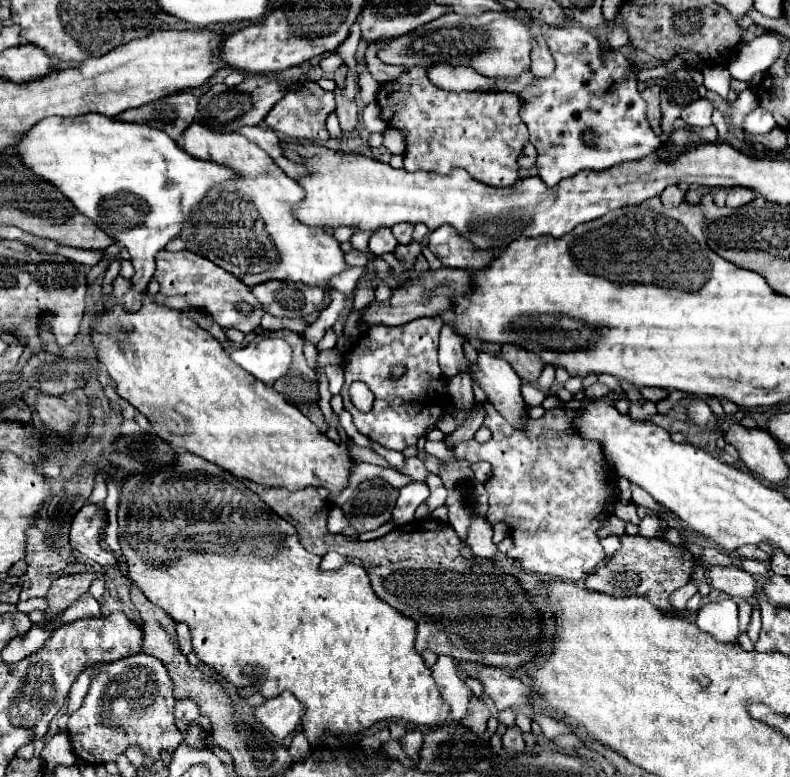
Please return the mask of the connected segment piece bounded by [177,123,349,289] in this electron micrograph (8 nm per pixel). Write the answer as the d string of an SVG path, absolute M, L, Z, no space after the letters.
M191 123L185 129L185 135L181 135L177 143L197 159L209 159L215 163L233 163L233 169L239 171L239 175L243 177L239 181L233 181L233 191L211 191L211 195L207 195L191 211L179 235L189 251L205 255L209 261L229 271L237 279L241 279L247 287L255 287L257 283L269 279L285 279L285 281L329 289L331 277L349 269L349 265L345 263L345 253L341 249L341 243L331 233L327 233L323 227L307 227L305 223L295 219L293 207L299 203L299 199L305 197L303 187L299 187L299 183L295 183L293 179L289 179L273 163L273 159L253 141L249 141L245 135L241 135L239 131L219 133L219 131L211 131L203 123Z

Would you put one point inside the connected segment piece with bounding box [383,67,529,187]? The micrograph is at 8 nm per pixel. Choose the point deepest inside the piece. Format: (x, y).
(480, 131)

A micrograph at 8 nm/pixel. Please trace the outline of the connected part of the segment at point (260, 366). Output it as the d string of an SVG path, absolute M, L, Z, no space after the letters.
M261 339L233 351L231 359L259 381L273 385L289 371L291 347L285 339Z

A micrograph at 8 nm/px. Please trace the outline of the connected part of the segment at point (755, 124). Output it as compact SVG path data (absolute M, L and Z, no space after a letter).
M757 107L755 111L751 111L747 117L745 117L745 123L743 123L745 131L749 133L769 133L773 129L773 115L761 107Z

